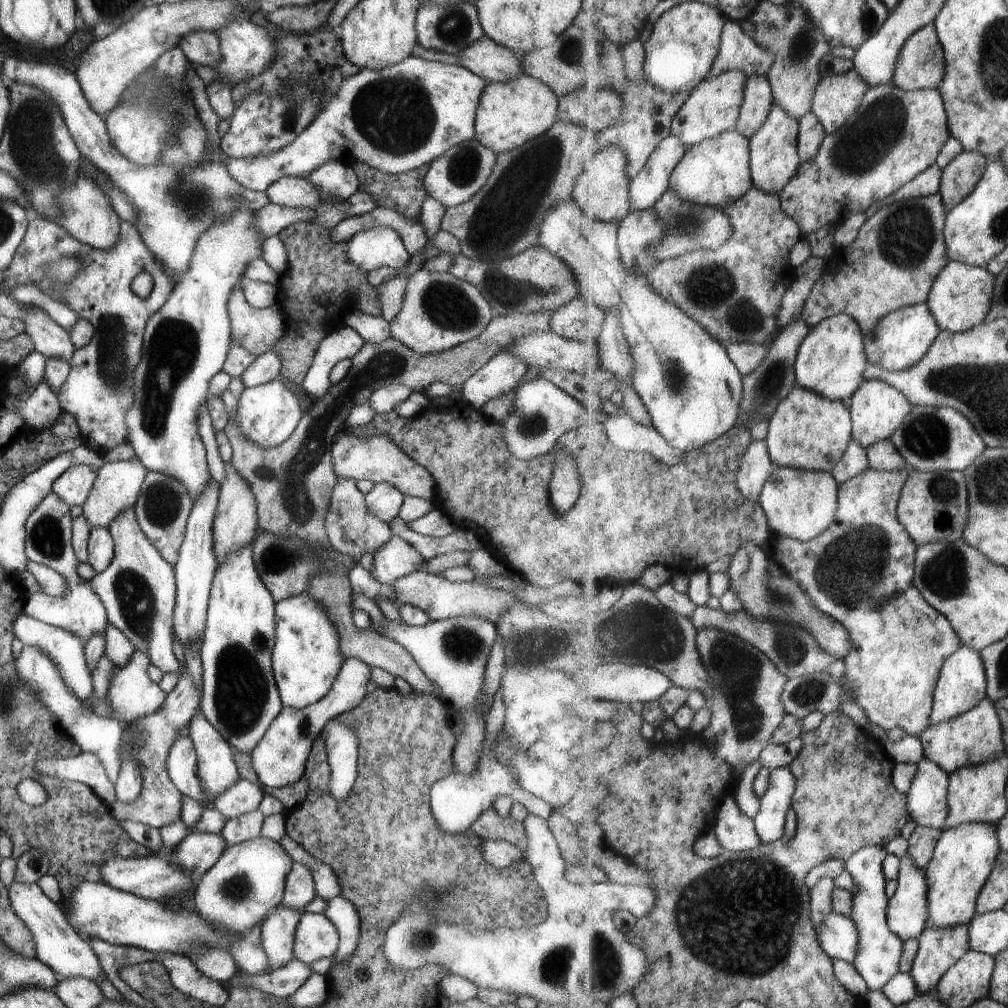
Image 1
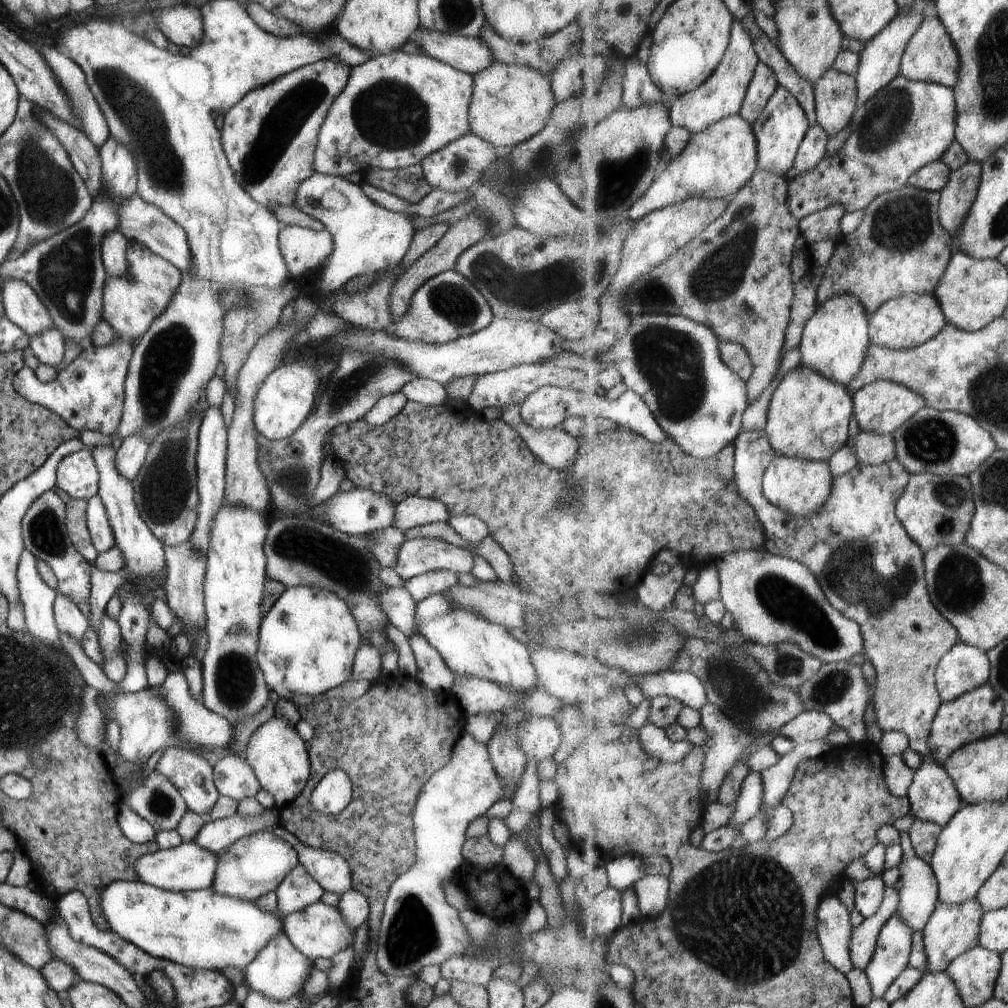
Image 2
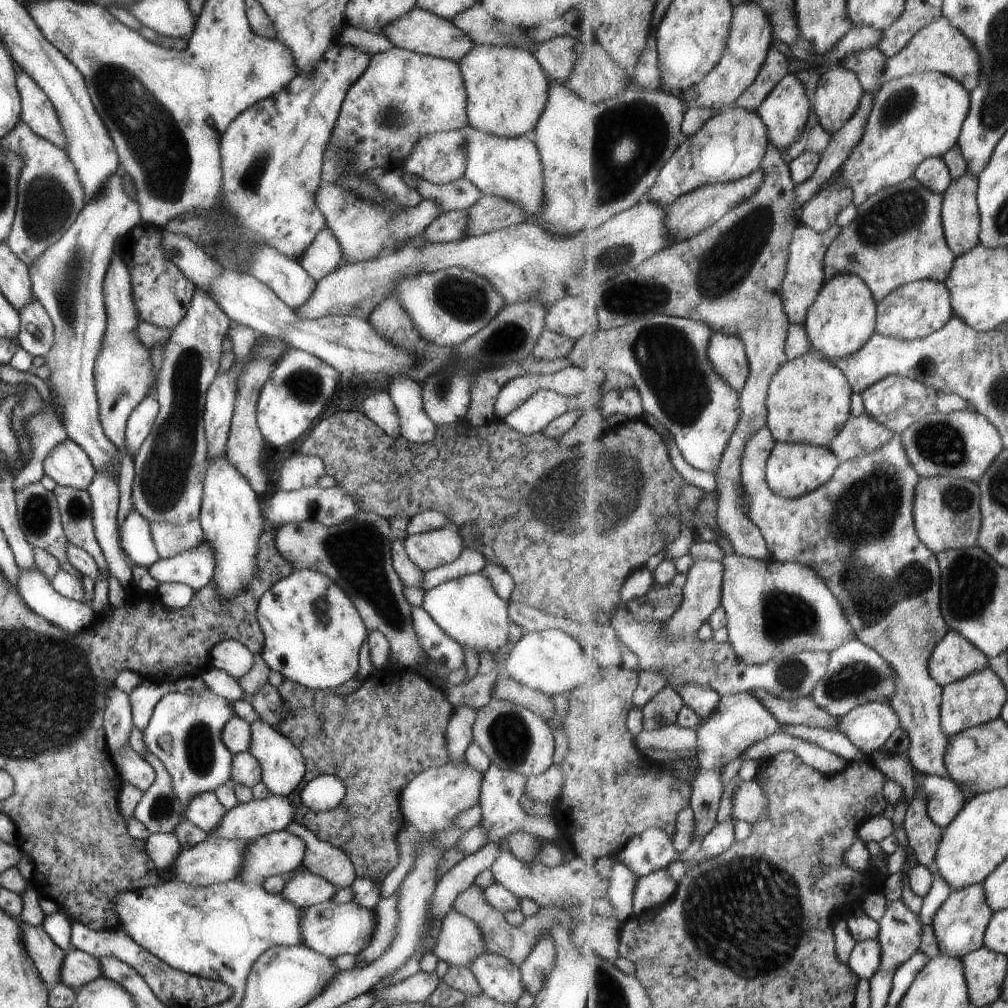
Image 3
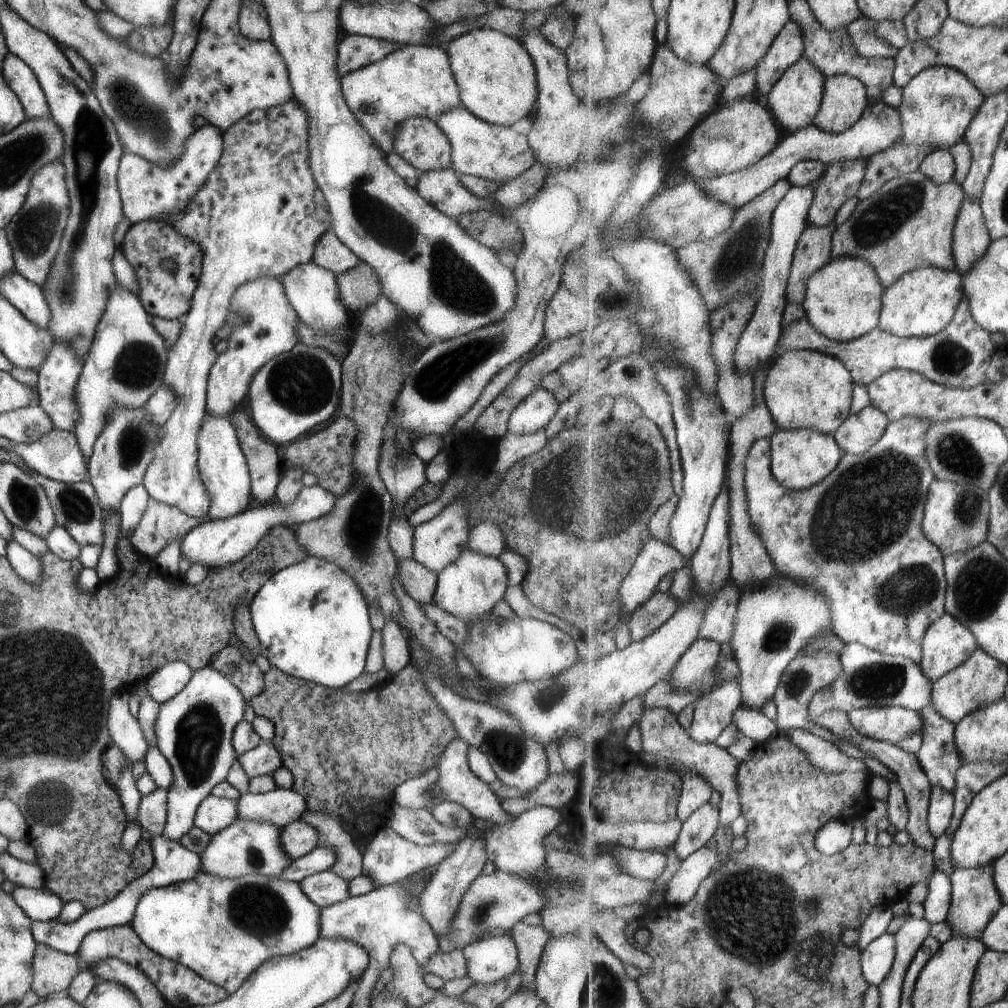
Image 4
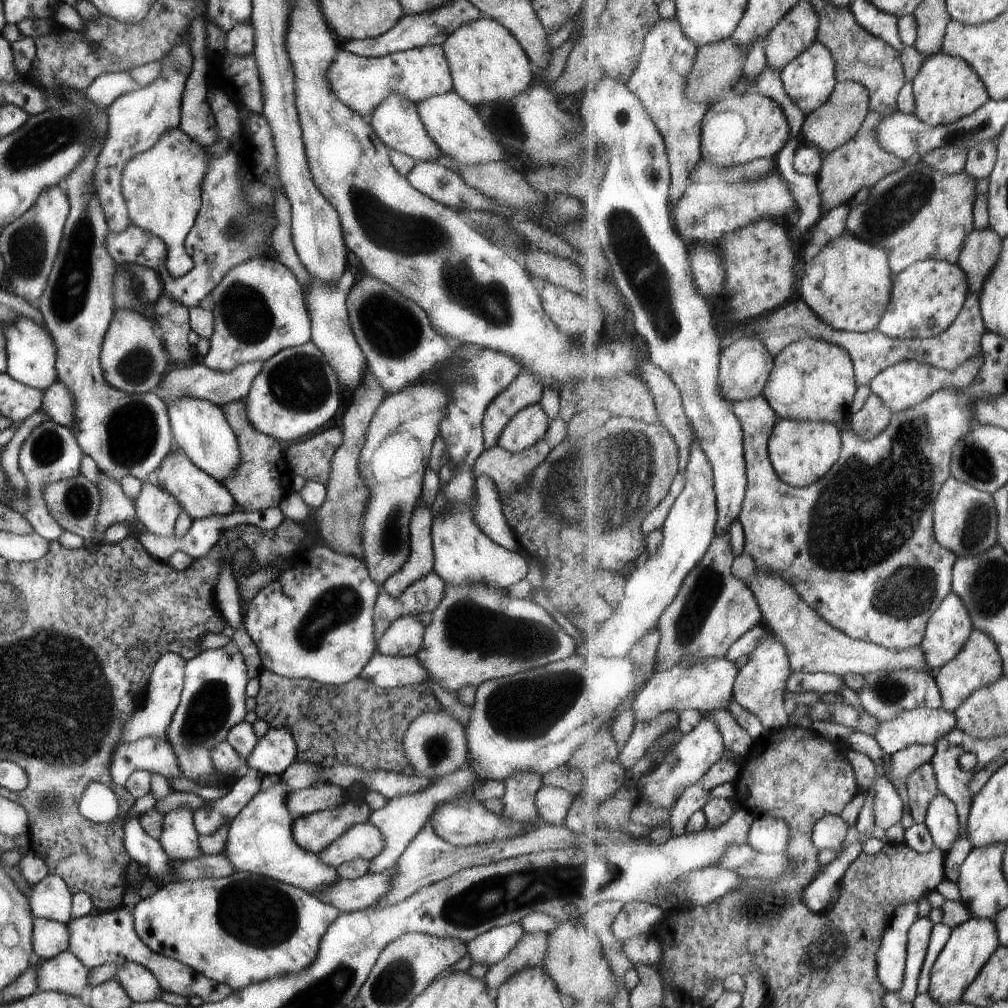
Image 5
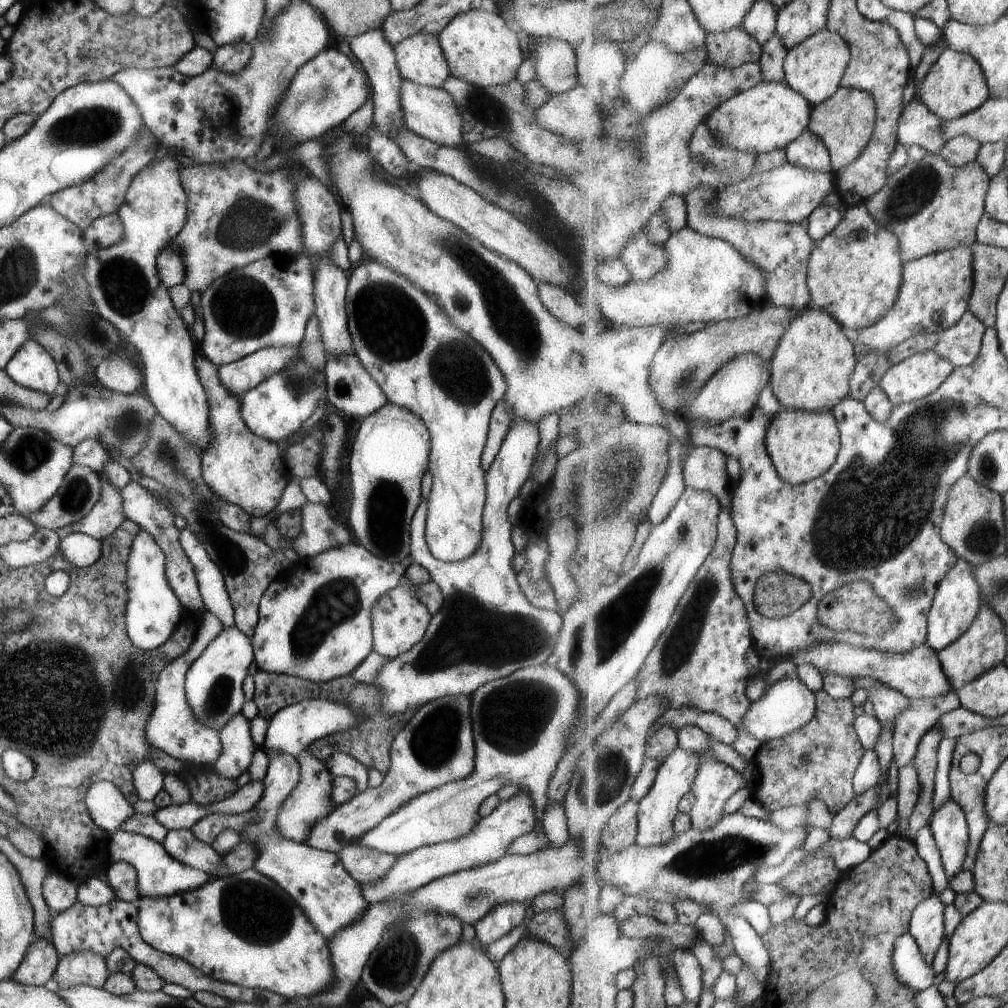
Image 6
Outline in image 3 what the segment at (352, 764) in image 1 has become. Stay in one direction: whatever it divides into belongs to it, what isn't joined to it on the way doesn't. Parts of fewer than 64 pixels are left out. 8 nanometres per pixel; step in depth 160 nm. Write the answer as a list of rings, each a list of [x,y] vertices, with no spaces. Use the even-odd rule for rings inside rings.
[[[321,775],[300,790],[302,804],[315,812],[334,809],[341,804],[345,796],[345,785],[335,775]]]

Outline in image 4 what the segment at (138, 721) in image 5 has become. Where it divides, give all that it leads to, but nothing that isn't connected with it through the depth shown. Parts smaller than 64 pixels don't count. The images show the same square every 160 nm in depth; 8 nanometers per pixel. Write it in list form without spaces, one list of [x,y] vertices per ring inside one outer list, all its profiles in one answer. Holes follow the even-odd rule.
[[[166,661],[145,679],[148,695],[157,704],[165,702],[189,682],[192,670],[184,662]],[[126,691],[115,693],[109,699],[106,725],[117,749],[131,760],[131,775],[135,782],[146,771],[145,748],[138,720],[128,711]]]

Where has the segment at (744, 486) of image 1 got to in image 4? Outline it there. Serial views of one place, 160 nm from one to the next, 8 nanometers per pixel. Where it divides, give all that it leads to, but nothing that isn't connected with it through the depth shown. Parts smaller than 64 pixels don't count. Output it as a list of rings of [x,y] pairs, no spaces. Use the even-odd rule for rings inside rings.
[[[905,417],[891,422],[886,428],[886,433],[883,434],[879,442],[871,450],[868,450],[864,455],[844,454],[842,461],[839,462],[839,466],[823,482],[802,491],[790,491],[775,478],[772,466],[770,465],[772,460],[772,444],[769,438],[759,439],[755,442],[751,447],[746,462],[746,491],[752,525],[756,533],[762,538],[766,549],[770,552],[778,573],[794,581],[804,582],[806,585],[812,586],[818,593],[823,593],[829,599],[834,620],[832,630],[847,645],[852,642],[860,642],[886,655],[908,658],[918,665],[922,664],[924,653],[923,641],[930,630],[930,626],[946,614],[946,592],[948,585],[946,556],[928,538],[922,527],[926,504],[929,500],[930,484],[936,479],[935,473],[931,470],[931,465],[926,457],[926,434],[931,425],[934,424],[924,421],[919,417]],[[931,701],[923,710],[918,712],[923,720],[923,744],[921,750],[916,754],[923,770],[926,771],[933,786],[943,787],[954,794],[956,787],[957,771],[963,766],[960,754],[956,749],[955,731],[956,724],[947,720]]]

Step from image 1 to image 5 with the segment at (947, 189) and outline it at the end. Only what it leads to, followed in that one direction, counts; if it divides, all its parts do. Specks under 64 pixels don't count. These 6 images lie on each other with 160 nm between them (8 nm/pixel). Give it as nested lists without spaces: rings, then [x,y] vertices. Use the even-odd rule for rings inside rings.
[[[975,229],[967,236],[958,264],[968,274],[970,292],[981,296],[983,284],[995,270],[1001,252],[1003,252],[1003,238],[993,229]]]

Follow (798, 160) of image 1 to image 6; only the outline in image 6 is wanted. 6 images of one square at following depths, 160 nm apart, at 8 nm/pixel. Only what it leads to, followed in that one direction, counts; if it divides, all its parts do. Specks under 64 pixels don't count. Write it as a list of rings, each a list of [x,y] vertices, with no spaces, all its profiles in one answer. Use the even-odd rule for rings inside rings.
[[[823,29],[801,45],[789,49],[784,69],[788,86],[802,94],[814,107],[823,104],[842,86],[844,72],[849,66],[851,51],[848,42],[838,32]]]

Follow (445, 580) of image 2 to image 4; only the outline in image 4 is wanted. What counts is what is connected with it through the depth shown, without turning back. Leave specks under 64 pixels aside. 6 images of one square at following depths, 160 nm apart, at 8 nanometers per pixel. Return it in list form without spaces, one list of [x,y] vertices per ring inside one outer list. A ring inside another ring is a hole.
[[[481,521],[469,530],[465,546],[471,552],[497,559],[504,550],[504,536],[498,526]]]

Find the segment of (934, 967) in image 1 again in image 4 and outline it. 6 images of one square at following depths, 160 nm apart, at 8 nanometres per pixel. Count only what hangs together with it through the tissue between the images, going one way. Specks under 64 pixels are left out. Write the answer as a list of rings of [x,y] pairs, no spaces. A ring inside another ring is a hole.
[[[985,865],[979,869],[955,869],[950,878],[952,893],[945,922],[951,925],[955,936],[981,941],[984,930],[1003,906],[1002,898],[995,886],[994,867]]]

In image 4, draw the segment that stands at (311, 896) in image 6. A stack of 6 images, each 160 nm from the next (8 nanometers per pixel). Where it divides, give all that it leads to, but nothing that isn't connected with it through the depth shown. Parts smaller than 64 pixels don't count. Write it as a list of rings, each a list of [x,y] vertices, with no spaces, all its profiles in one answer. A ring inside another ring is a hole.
[[[237,819],[223,830],[210,835],[207,846],[200,852],[200,872],[207,873],[220,879],[234,879],[243,875],[261,875],[276,877],[279,871],[291,864],[293,859],[280,848],[278,836],[280,829],[269,823],[244,821]]]

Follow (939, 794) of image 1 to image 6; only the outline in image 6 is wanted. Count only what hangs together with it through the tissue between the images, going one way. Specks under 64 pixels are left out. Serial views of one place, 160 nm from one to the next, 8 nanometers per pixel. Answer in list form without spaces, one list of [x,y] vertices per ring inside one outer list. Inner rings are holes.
[[[952,798],[945,801],[930,820],[942,863],[949,878],[962,870],[962,864],[968,851],[970,827],[962,806]]]

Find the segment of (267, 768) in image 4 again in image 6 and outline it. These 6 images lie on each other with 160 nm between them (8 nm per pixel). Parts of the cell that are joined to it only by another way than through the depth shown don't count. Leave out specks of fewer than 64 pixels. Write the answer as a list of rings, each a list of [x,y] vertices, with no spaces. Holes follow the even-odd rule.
[[[299,696],[295,703],[279,709],[268,720],[261,750],[275,750],[278,753],[287,753],[297,757],[311,741],[335,731],[348,729],[357,721],[358,715],[350,707],[327,699],[305,699]]]

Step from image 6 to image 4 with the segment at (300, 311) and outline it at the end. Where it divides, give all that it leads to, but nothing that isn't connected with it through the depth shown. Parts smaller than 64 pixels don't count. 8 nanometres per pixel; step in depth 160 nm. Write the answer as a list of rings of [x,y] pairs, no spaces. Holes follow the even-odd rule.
[[[259,277],[236,287],[229,299],[224,324],[231,325],[227,349],[218,354],[206,380],[205,411],[213,417],[228,417],[243,400],[255,371],[270,358],[295,346],[294,326],[299,321],[291,308],[279,277]]]

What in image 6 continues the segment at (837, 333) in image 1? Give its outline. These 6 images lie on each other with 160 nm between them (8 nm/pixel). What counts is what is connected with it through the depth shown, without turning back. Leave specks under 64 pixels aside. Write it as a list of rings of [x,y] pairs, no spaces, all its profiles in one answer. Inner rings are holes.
[[[863,202],[849,206],[835,230],[820,240],[810,256],[811,307],[825,309],[845,329],[866,329],[879,322],[898,300],[904,262],[899,239],[882,227]]]

